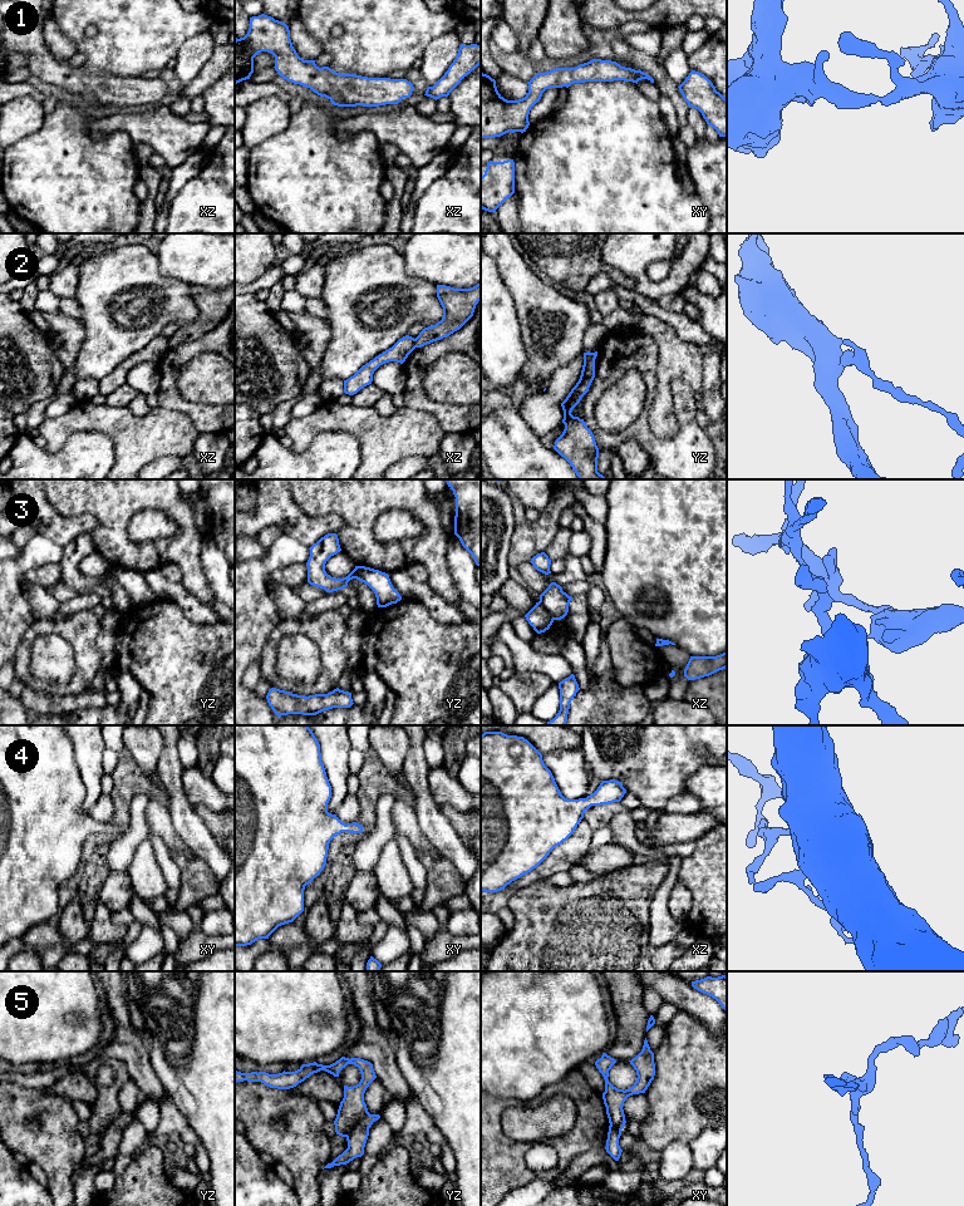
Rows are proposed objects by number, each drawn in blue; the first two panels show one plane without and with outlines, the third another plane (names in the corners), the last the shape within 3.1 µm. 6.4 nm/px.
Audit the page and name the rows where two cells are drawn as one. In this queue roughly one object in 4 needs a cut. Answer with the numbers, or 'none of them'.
2, 3, 5

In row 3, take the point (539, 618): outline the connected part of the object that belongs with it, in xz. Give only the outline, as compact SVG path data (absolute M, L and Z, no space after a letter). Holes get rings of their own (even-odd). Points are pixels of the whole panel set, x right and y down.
M536 602L525 617L537 634L549 630L554 622L552 616L540 602Z

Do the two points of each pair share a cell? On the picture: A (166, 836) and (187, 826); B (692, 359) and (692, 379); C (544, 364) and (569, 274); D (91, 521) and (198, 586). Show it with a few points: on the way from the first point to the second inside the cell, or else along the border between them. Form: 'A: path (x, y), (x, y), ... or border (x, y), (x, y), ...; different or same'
A: border (167, 807), (176, 833), (192, 855); different
B: path (692, 364), (692, 374); same
C: border (550, 281), (554, 285); different
D: border (67, 517), (91, 513), (98, 523); different

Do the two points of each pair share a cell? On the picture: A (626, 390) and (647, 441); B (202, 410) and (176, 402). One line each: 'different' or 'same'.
A: different
B: same

